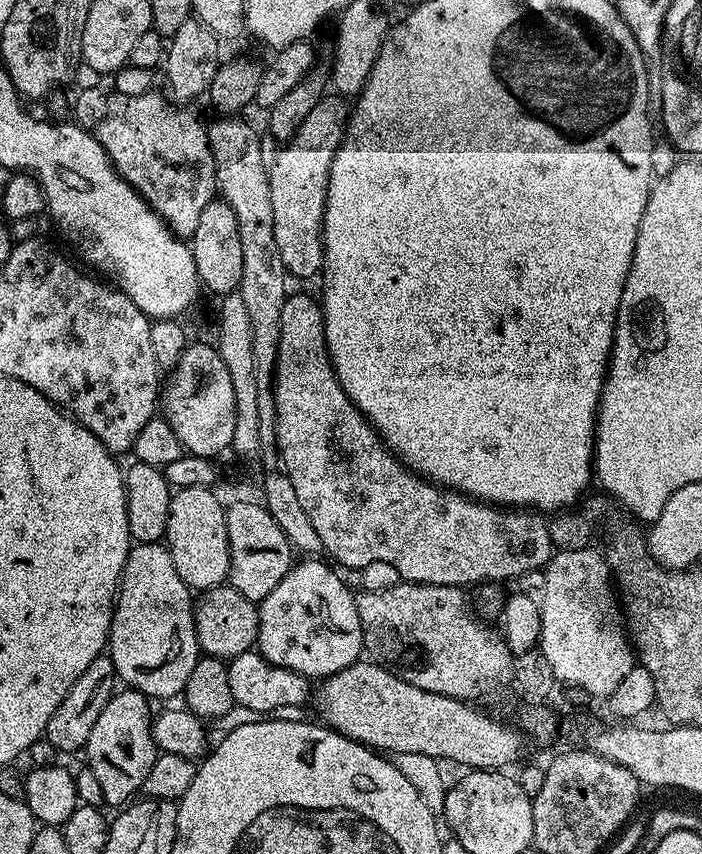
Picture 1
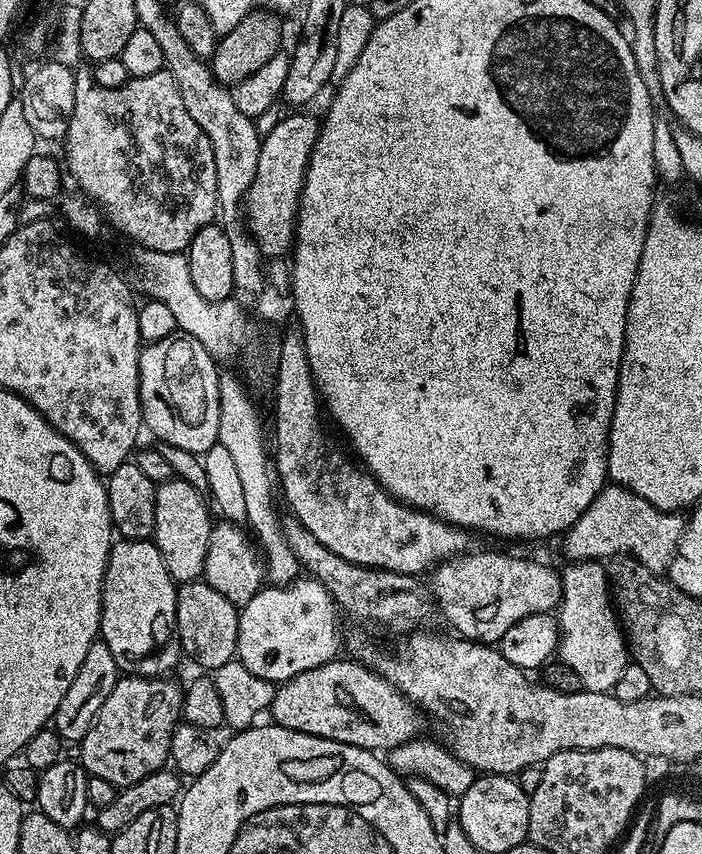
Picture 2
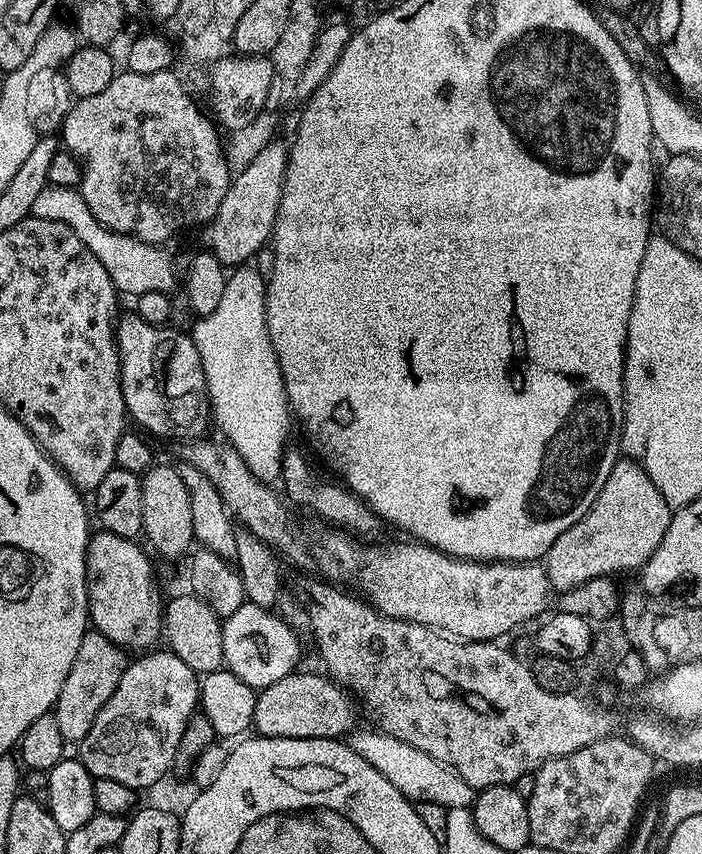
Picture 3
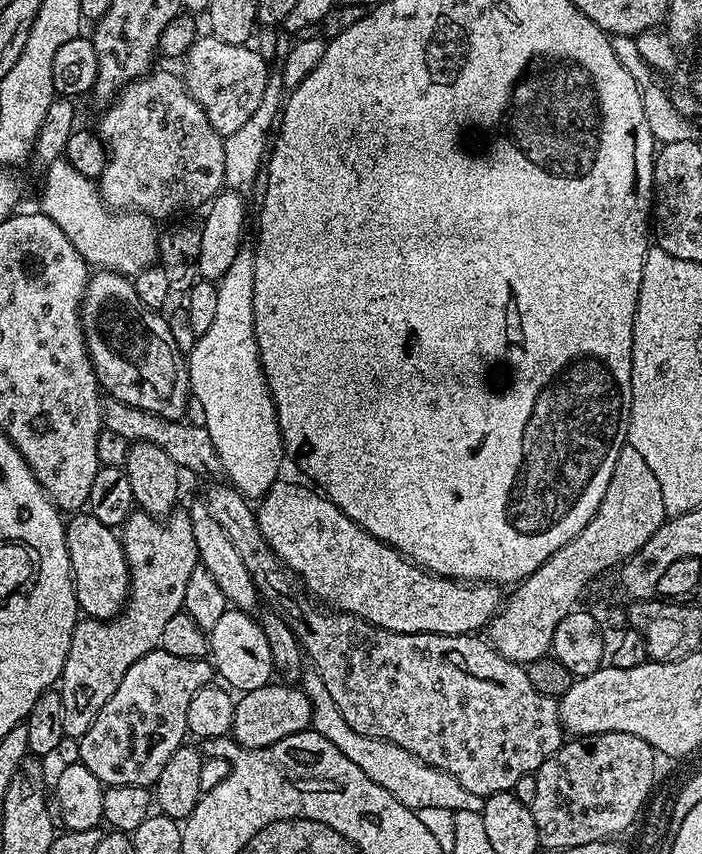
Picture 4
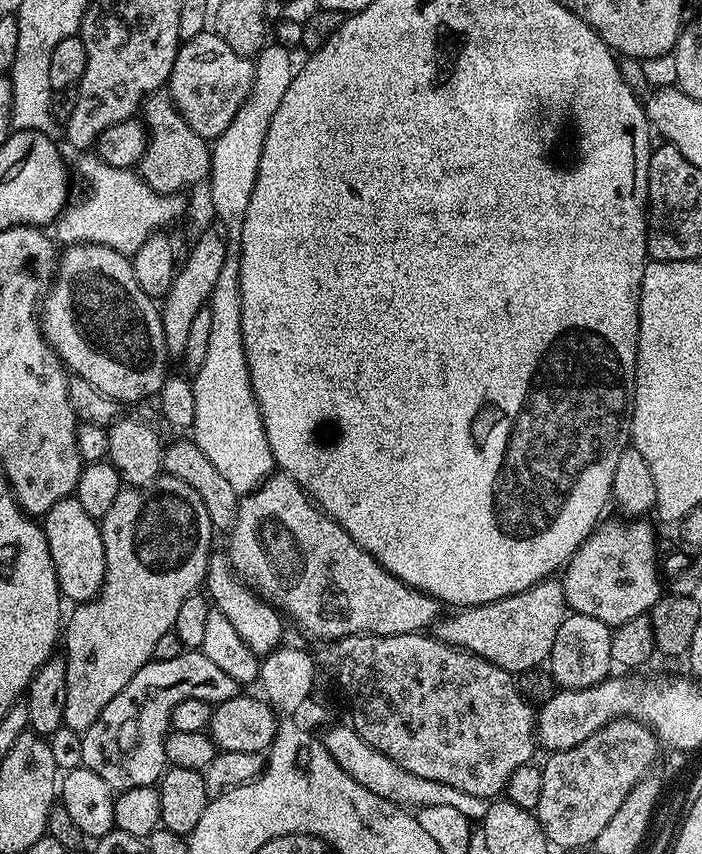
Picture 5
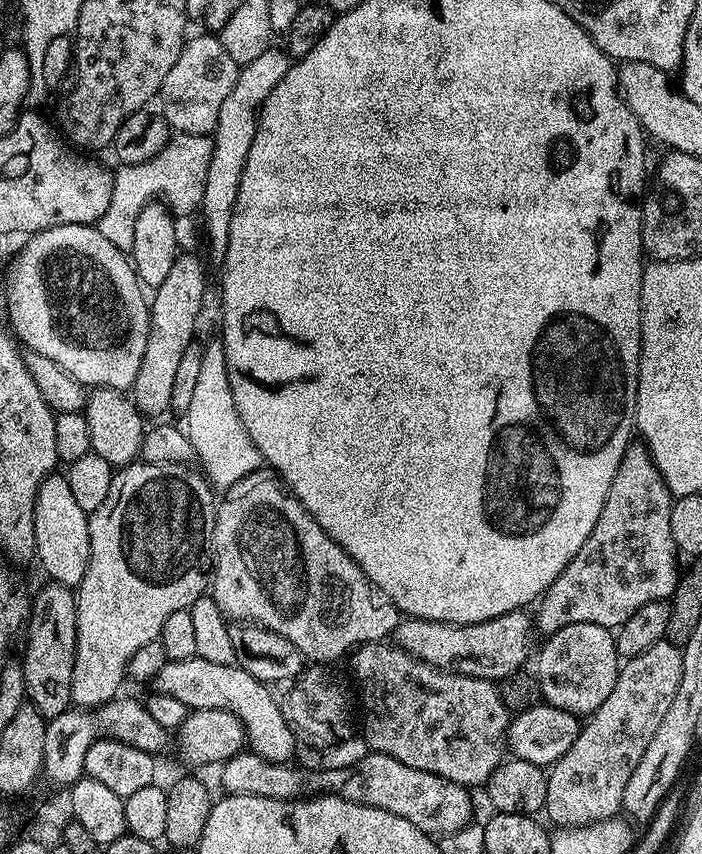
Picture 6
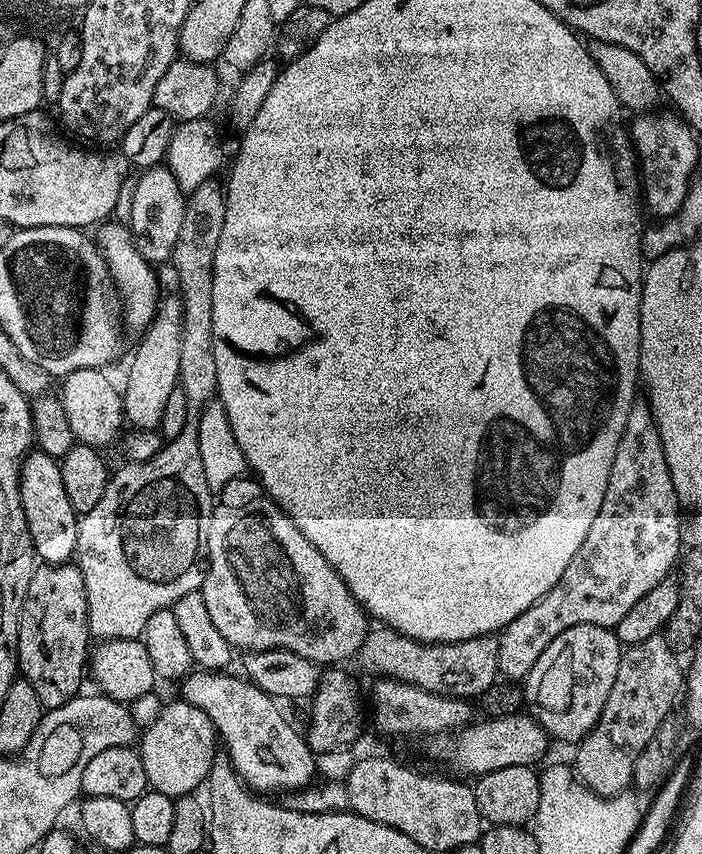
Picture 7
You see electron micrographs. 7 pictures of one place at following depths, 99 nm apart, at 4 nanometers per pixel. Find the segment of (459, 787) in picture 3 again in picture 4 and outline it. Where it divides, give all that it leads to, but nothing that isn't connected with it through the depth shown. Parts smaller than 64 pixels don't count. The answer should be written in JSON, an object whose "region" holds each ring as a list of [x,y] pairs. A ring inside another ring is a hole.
{"region":[[[308,666],[299,673],[298,686],[312,703],[311,727],[315,731],[342,749],[347,749],[348,744],[360,743],[360,756],[355,757],[355,762],[358,766],[362,766],[362,774],[366,774],[370,782],[378,782],[382,790],[390,790],[394,798],[398,798],[403,804],[409,806],[439,805],[444,800],[443,784],[446,780],[436,769],[413,758],[409,752],[402,750],[402,746],[394,746],[394,742],[386,742],[369,736],[362,739],[357,732],[350,730],[350,725],[346,722],[346,718],[342,718],[338,706],[334,706],[334,698],[330,698],[326,685],[322,683],[322,678],[316,673],[315,668]]]}

